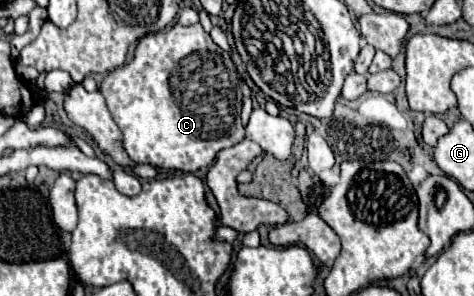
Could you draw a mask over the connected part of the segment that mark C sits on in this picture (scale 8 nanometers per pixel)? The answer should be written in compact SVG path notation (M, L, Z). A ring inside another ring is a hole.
M174 24L172 28L142 36L132 62L104 76L100 92L104 94L108 110L122 132L122 148L136 164L150 164L162 170L196 172L200 168L208 168L220 150L238 144L246 134L240 122L242 90L236 66L230 54L212 42L202 24Z

